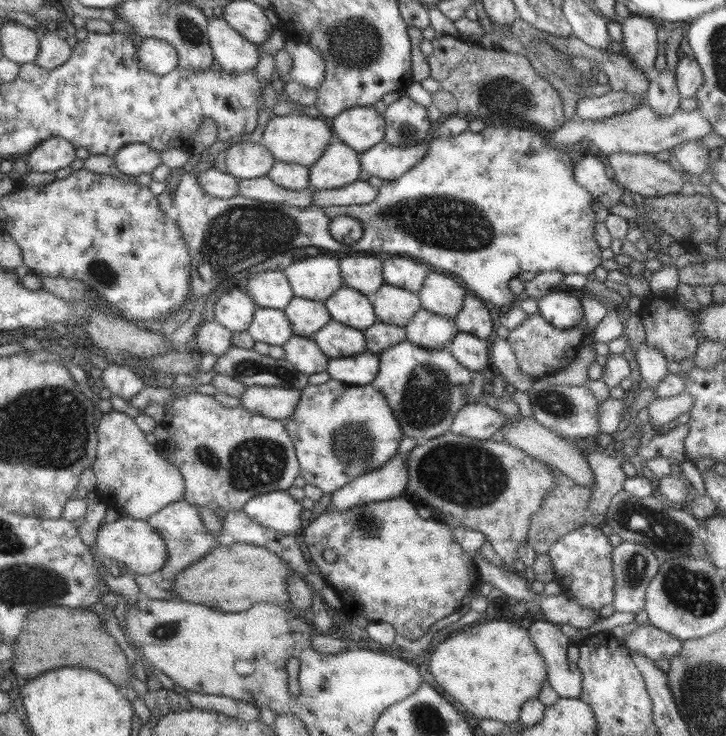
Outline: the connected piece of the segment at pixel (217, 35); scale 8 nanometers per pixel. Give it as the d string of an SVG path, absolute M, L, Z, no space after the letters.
M223 17L208 18L206 31L213 58L221 69L230 73L255 69L259 46L245 40Z

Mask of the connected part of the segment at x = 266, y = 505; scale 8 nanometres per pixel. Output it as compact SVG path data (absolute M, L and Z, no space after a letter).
M271 491L252 496L242 507L244 515L261 526L281 534L294 534L299 528L299 500L293 500L287 491Z

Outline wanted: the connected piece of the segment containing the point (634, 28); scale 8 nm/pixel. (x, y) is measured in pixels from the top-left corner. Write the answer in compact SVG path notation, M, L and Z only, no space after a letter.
M629 14L620 19L622 26L623 53L634 60L636 66L644 73L653 68L657 56L657 36L654 20L650 17Z

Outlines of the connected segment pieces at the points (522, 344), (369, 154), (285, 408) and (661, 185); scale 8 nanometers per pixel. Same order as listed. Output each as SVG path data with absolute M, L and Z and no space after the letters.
M533 313L527 315L517 328L510 330L505 340L511 345L523 374L546 380L550 375L565 368L576 357L578 349L583 346L582 340L585 335L584 321L580 321L573 328L560 329L549 324L541 315Z
M381 141L365 152L358 153L358 158L361 171L383 181L393 181L424 158L425 152L423 144L397 147Z
M255 385L247 386L238 399L240 406L251 414L283 421L291 414L299 396L301 391L297 389Z
M617 152L604 157L604 161L609 163L617 185L625 188L630 194L635 193L642 197L657 197L677 194L684 190L684 178L679 176L668 163L656 160L652 154Z

